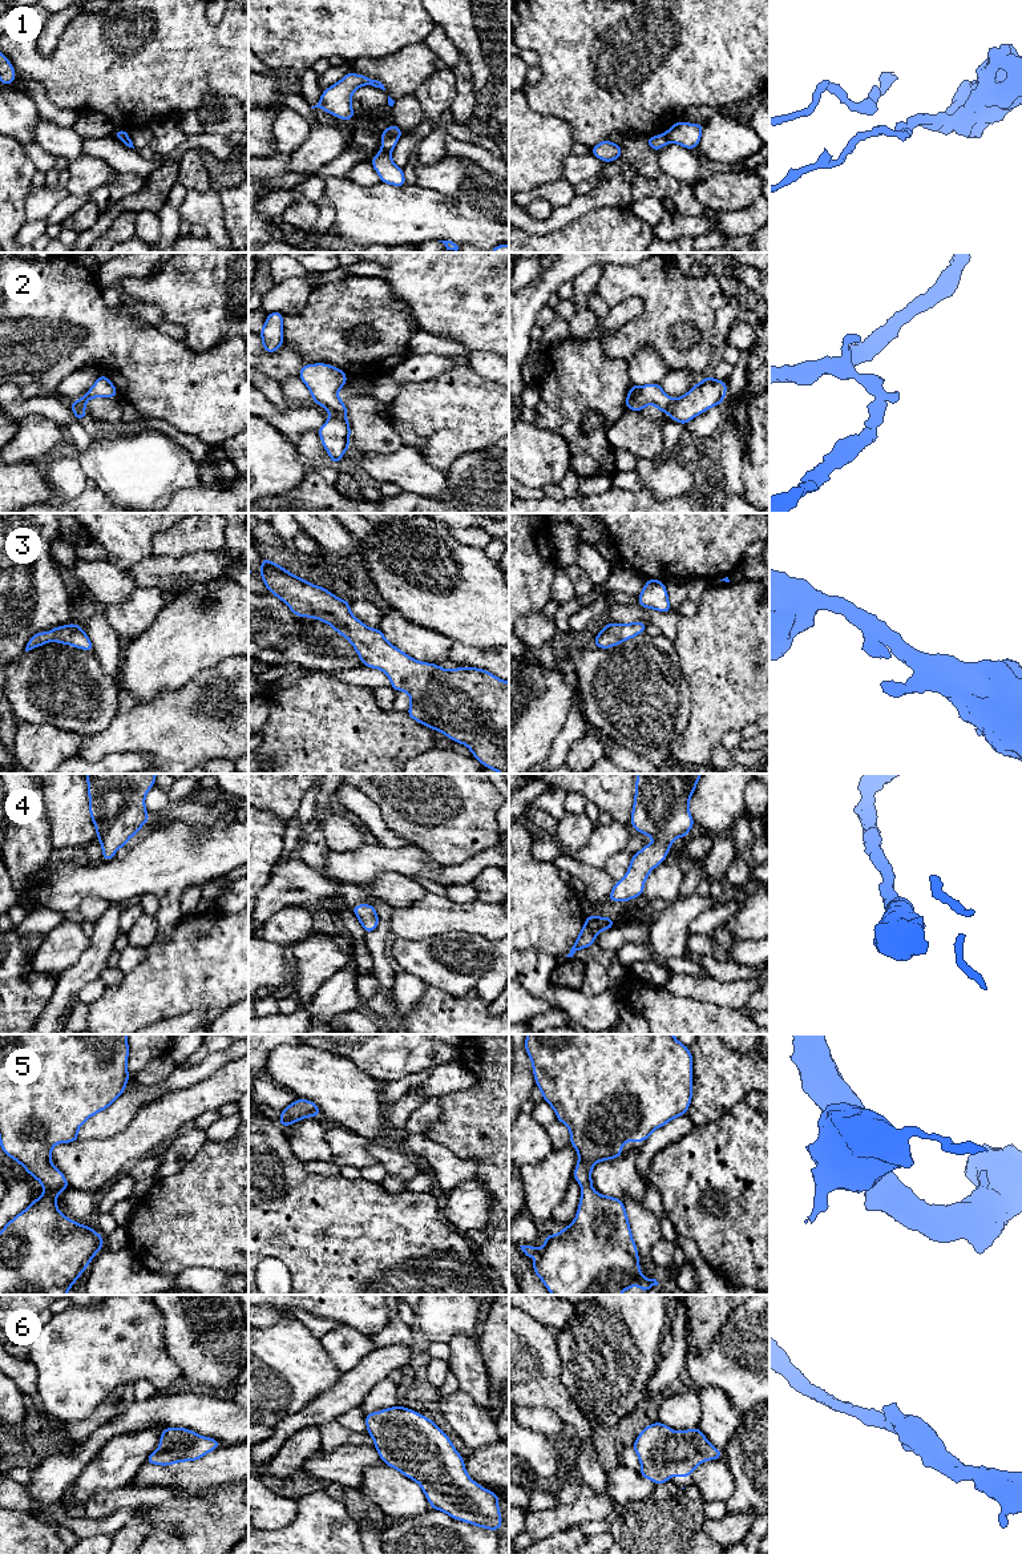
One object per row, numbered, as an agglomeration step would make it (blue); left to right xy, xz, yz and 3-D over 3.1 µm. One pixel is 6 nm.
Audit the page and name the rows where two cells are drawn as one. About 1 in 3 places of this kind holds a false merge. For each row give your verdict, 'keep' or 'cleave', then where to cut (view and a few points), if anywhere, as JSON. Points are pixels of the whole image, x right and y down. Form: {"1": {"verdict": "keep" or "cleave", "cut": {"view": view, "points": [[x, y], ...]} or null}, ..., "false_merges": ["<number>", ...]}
{"1": {"verdict": "cleave", "cut": {"view": "xz", "points": [[382, 148], [390, 153]]}}, "2": {"verdict": "cleave", "cut": {"view": "xz", "points": [[331, 412], [344, 418]]}}, "3": {"verdict": "keep", "cut": null}, "4": {"verdict": "keep", "cut": null}, "5": {"verdict": "keep", "cut": null}, "6": {"verdict": "keep", "cut": null}, "false_merges": ["1", "2"]}

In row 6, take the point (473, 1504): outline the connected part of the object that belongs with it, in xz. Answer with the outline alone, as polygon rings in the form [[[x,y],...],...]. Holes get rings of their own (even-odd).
[[[401,1405],[364,1417],[380,1458],[419,1482],[433,1510],[484,1529],[501,1527],[498,1494],[470,1480],[464,1458],[432,1420]]]

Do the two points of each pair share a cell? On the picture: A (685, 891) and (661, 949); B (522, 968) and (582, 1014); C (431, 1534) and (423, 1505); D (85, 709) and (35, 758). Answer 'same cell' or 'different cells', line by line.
A: different cells
B: same cell
C: different cells
D: different cells

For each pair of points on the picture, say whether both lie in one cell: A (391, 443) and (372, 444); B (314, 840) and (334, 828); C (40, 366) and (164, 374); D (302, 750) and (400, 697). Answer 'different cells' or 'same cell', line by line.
A: same cell
B: different cells
C: same cell
D: different cells

